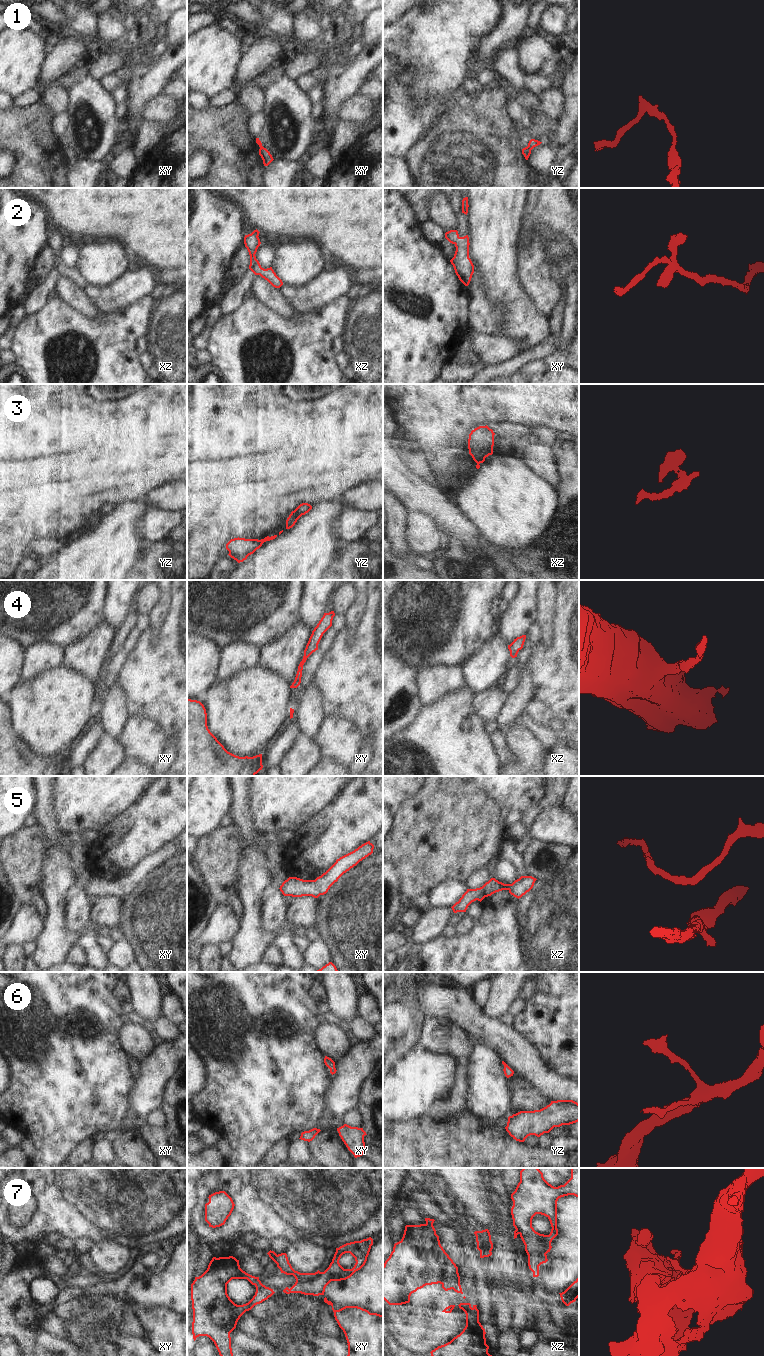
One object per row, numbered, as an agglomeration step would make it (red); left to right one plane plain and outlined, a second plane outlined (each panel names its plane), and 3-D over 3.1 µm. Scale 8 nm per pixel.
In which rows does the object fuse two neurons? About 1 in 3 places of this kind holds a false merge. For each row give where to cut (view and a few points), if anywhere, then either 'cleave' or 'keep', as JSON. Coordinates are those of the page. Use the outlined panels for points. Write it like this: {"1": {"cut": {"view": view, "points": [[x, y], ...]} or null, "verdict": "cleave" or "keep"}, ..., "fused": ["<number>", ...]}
{"1": {"cut": null, "verdict": "keep"}, "2": {"cut": null, "verdict": "keep"}, "3": {"cut": {"view": "yz", "points": [[260, 540], [262, 543]]}, "verdict": "cleave"}, "4": {"cut": null, "verdict": "keep"}, "5": {"cut": null, "verdict": "keep"}, "6": {"cut": null, "verdict": "keep"}, "7": {"cut": {"view": "xy", "points": [[294, 1270], [291, 1274]]}, "verdict": "cleave"}, "fused": ["3", "7"]}

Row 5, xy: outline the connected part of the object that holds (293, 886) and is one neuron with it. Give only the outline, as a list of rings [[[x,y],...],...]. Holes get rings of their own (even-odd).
[[[368,841],[354,851],[340,857],[321,876],[315,880],[303,880],[297,877],[289,877],[280,886],[284,896],[302,897],[312,896],[318,898],[328,892],[330,887],[351,868],[373,853],[374,845]]]

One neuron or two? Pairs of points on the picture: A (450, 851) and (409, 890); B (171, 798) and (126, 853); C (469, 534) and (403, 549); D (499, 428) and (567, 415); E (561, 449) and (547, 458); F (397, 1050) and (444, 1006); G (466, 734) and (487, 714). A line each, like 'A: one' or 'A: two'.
A: one
B: one
C: two
D: two
E: two
F: one
G: two

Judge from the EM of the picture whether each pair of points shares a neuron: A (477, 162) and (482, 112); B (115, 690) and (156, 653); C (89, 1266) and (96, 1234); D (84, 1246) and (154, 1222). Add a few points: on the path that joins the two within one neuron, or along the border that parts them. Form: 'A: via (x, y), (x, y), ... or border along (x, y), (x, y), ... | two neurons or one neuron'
A: via (477, 150), (477, 124) | one neuron
B: border along (116, 681), (116, 684), (123, 693), (127, 709) | two neurons
C: border along (111, 1238), (95, 1243) | two neurons
D: via (101, 1229), (107, 1223), (137, 1222) | one neuron

